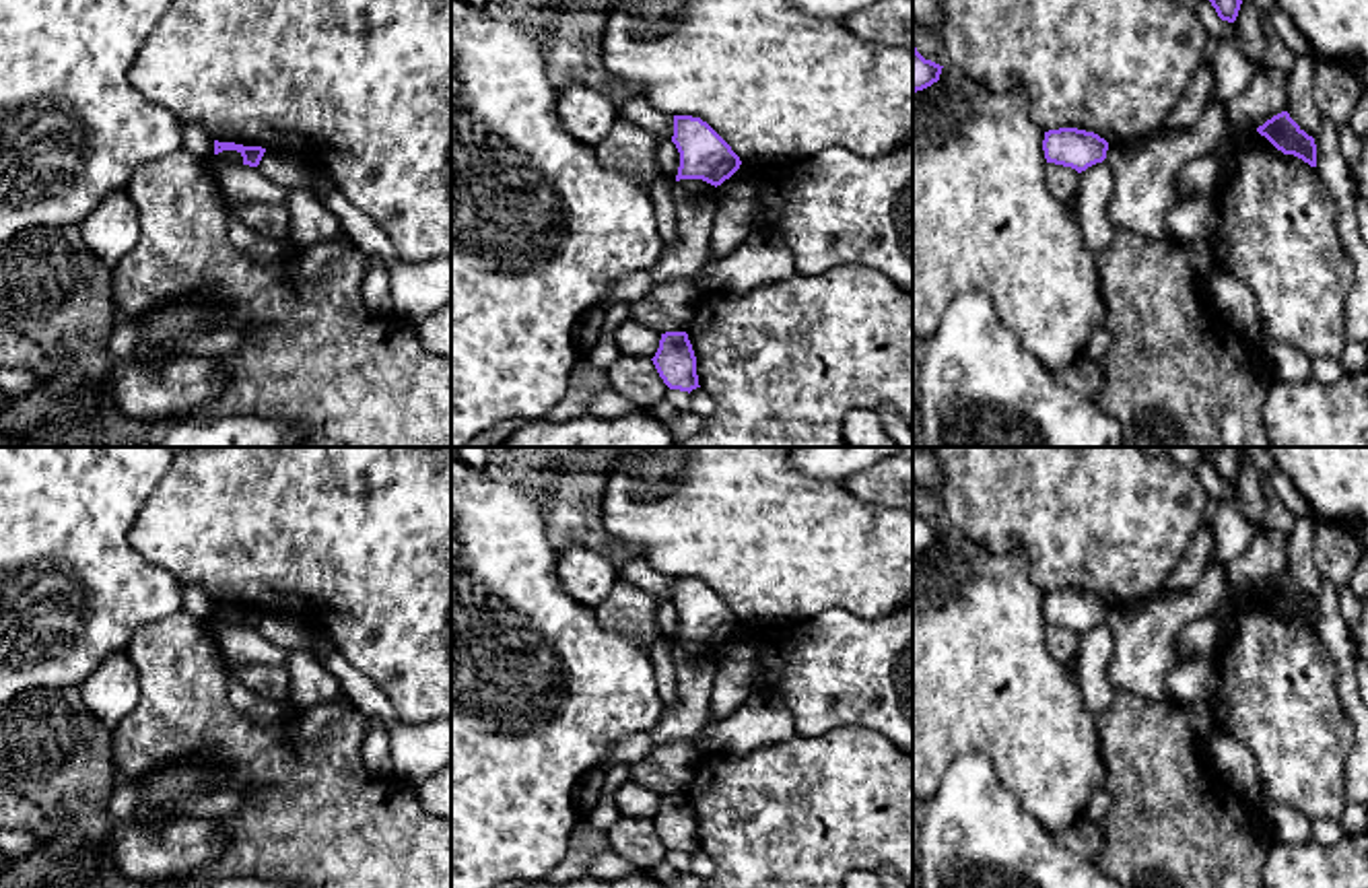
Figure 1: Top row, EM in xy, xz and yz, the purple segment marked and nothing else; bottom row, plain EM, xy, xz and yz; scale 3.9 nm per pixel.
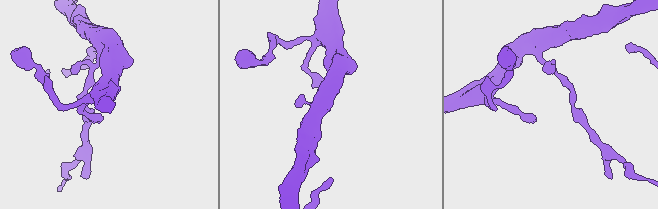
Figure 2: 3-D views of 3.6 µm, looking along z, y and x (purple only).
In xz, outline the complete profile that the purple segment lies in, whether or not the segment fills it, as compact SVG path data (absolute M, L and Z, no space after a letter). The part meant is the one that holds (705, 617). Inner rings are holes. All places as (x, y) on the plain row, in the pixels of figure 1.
M674 577L672 604L680 614L676 643L703 641L717 649L742 626L731 608L700 579Z

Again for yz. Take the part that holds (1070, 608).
M1059 589L1045 593L1047 624L1071 628L1078 635L1106 620L1108 604L1094 593Z

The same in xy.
M214 602L214 616L218 616L223 612L237 612L243 618L243 626L249 626L249 628L258 628L266 614L266 610L262 610L262 608L243 608L243 606L235 606L235 604Z

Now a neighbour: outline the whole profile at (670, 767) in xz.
M688 742L657 744L649 756L630 766L630 781L659 795L686 793L703 758Z

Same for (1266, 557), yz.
M1259 530L1246 550L1228 565L1228 579L1246 593L1288 571L1288 536Z

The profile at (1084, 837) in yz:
M1086 816L1078 818L1069 828L1055 836L1065 849L1086 859L1096 859L1102 851L1102 830L1098 822Z

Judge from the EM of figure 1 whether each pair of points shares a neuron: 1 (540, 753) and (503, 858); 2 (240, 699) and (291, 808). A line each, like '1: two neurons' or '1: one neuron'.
1: one neuron
2: two neurons

